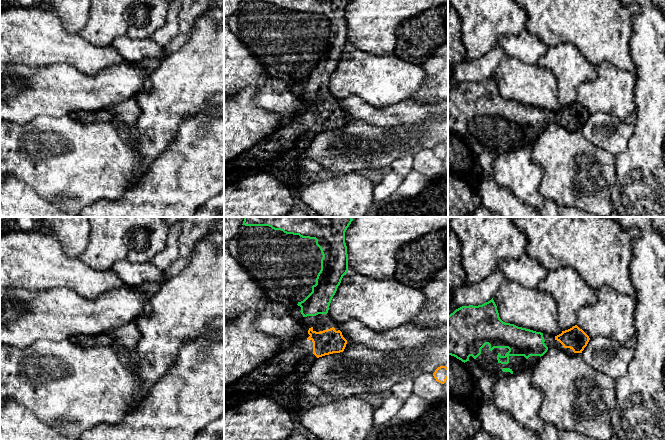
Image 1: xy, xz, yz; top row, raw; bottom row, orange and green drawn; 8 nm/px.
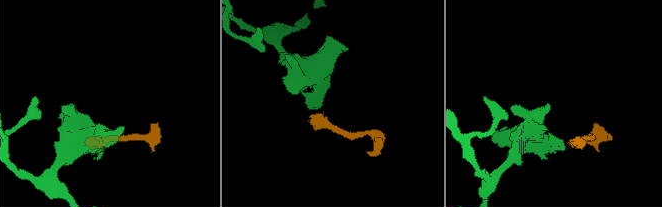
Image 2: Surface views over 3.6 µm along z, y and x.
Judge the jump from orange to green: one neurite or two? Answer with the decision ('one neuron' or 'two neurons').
one neuron

